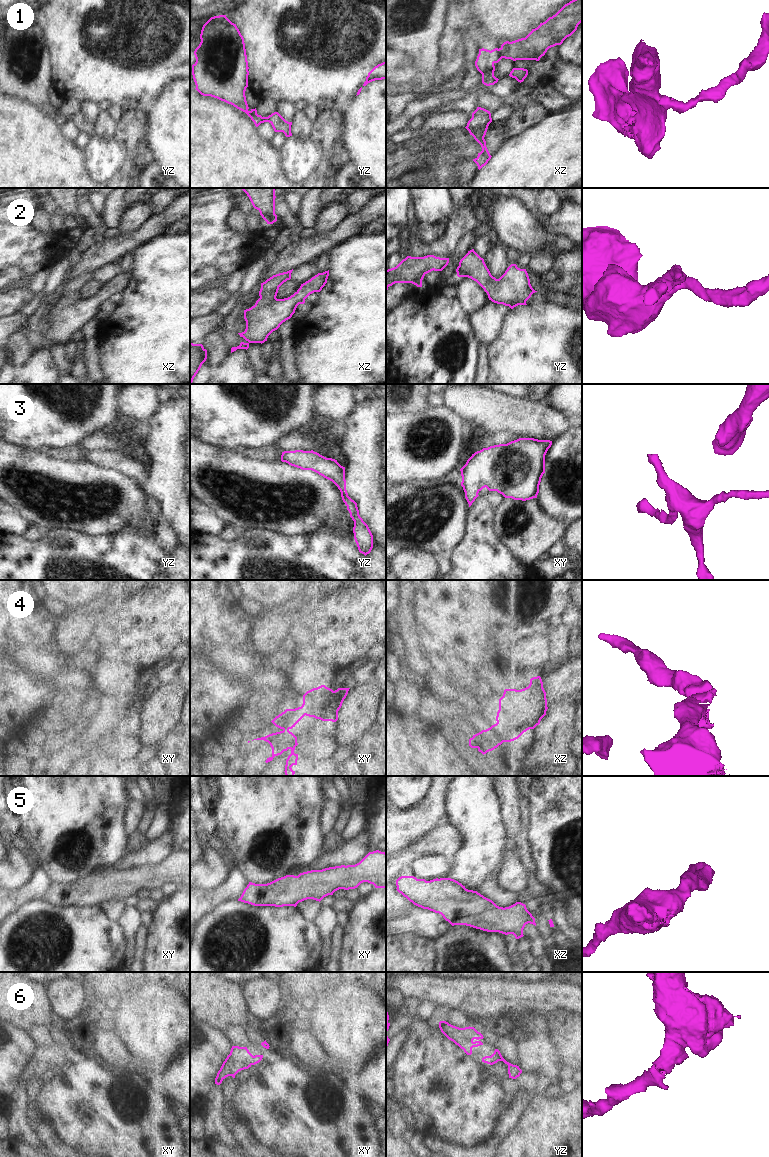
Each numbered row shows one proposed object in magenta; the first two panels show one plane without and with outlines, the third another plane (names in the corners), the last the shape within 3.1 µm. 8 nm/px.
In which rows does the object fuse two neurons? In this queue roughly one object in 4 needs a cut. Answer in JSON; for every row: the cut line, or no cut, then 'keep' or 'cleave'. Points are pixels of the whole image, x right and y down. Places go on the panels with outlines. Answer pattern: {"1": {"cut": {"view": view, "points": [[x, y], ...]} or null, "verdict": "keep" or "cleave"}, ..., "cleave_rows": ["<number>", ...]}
{"1": {"cut": {"view": "xz", "points": [[500, 48], [503, 57]]}, "verdict": "cleave"}, "2": {"cut": null, "verdict": "keep"}, "3": {"cut": null, "verdict": "keep"}, "4": {"cut": null, "verdict": "keep"}, "5": {"cut": null, "verdict": "keep"}, "6": {"cut": null, "verdict": "keep"}, "cleave_rows": ["1"]}

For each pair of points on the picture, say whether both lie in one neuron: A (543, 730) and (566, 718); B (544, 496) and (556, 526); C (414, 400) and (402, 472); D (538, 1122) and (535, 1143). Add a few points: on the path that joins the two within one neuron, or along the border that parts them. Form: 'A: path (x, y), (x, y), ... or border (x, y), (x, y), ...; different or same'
A: path (549, 730), (560, 722); same
B: border (536, 498), (547, 513), (564, 518), (571, 523); different
C: border (429, 405), (415, 413), (396, 414); different
D: path (538, 1127), (538, 1138); same

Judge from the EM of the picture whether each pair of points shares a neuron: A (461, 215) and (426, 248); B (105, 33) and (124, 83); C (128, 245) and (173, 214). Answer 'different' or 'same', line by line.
A: same
B: same
C: same

